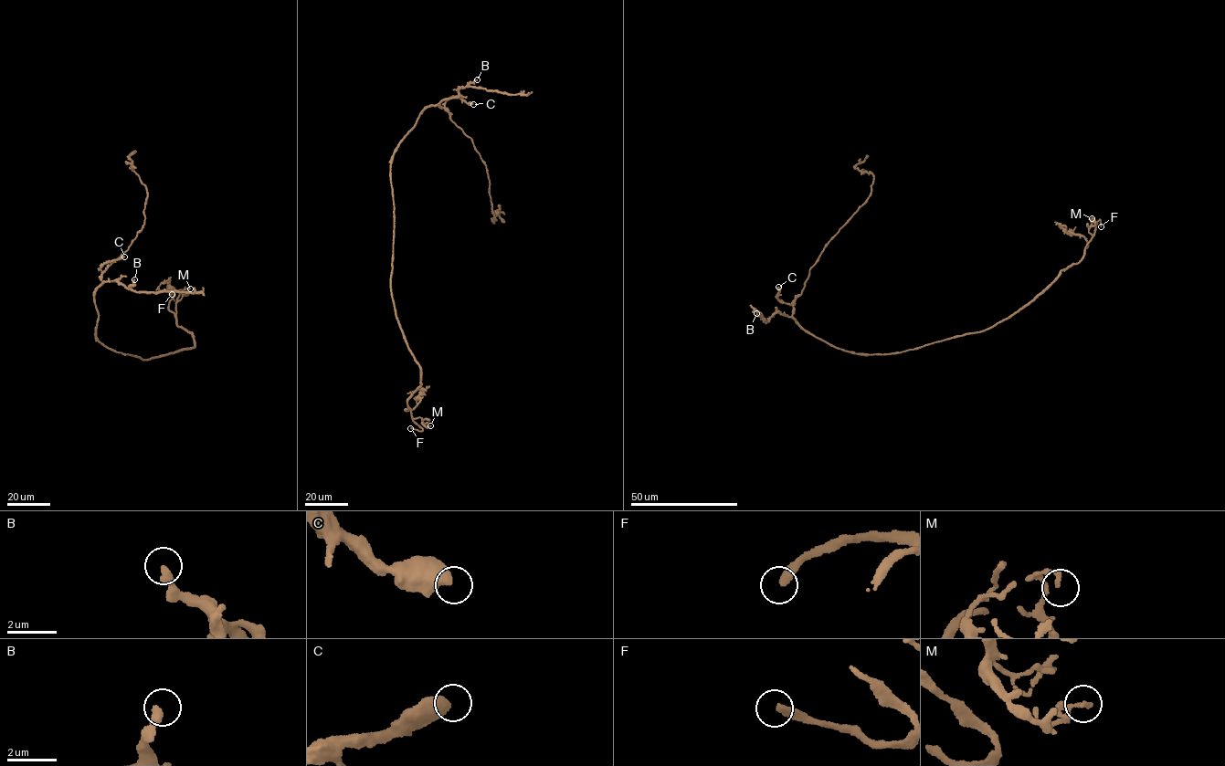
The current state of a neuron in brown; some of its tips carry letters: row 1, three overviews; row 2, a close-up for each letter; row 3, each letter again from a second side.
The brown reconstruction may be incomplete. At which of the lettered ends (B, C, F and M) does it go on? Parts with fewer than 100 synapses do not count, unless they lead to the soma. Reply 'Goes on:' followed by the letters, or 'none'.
Goes on: F

